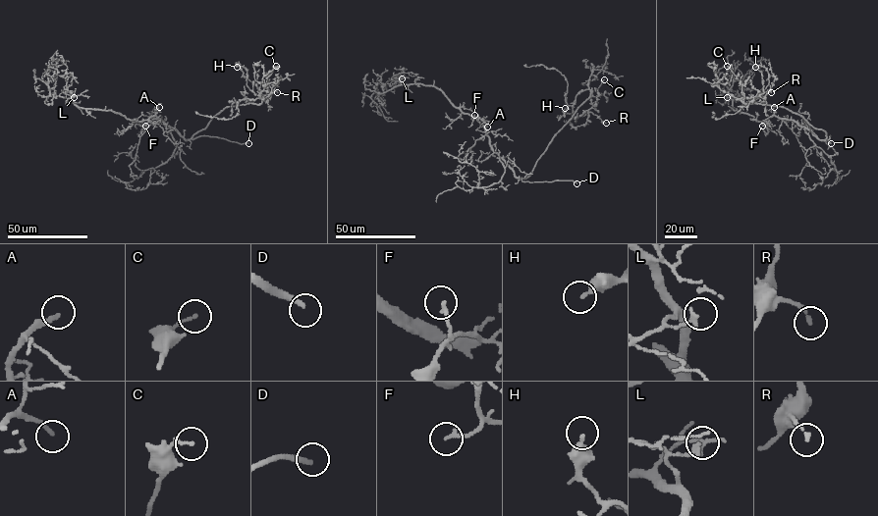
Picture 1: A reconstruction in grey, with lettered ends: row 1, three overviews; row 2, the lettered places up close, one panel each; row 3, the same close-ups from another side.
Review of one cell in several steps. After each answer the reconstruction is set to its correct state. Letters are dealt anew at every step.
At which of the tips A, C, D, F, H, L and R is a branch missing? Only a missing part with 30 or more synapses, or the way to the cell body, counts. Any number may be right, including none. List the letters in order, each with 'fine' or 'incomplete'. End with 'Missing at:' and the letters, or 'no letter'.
A: incomplete
C: fine
D: incomplete
F: fine
H: fine
L: fine
R: fine
Missing at: A, D

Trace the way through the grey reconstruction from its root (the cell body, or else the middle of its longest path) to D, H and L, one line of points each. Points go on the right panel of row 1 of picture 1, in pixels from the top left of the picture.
D: (817, 137), (828, 139), (830, 135), (828, 143), (831, 143)
H: (817, 137), (824, 139), (826, 133), (797, 114), (740, 99), (757, 96), (768, 84), (767, 70), (755, 67)
L: (817, 137), (794, 121), (772, 116), (758, 121), (732, 109), (732, 99), (727, 97)

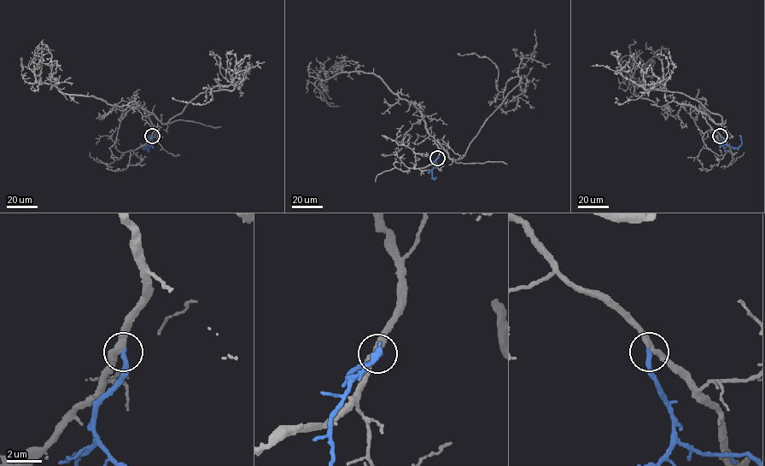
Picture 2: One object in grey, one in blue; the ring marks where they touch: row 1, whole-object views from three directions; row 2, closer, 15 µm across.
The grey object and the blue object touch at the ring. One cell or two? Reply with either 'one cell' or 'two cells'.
two cells

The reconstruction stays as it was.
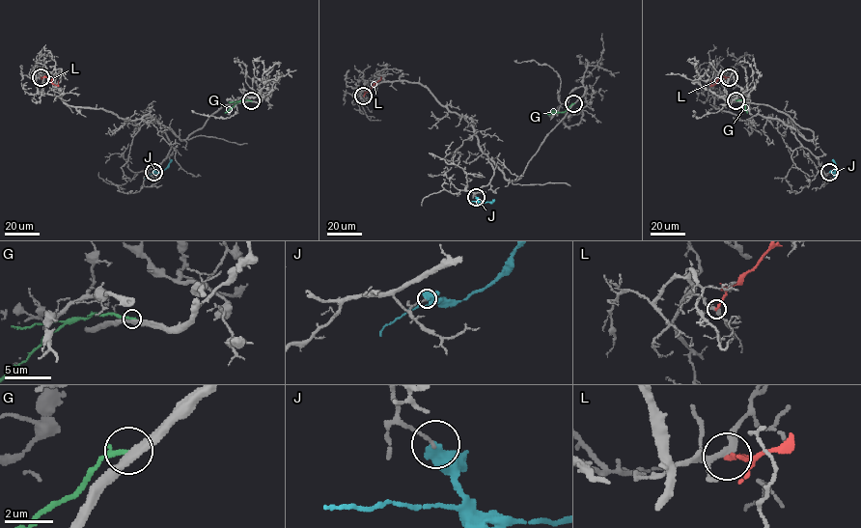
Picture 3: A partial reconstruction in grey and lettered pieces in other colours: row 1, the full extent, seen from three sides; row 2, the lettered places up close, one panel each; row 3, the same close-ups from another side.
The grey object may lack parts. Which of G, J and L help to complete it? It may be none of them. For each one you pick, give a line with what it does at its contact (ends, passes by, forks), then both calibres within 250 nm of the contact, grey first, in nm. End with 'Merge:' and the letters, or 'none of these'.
Merge: none of these

